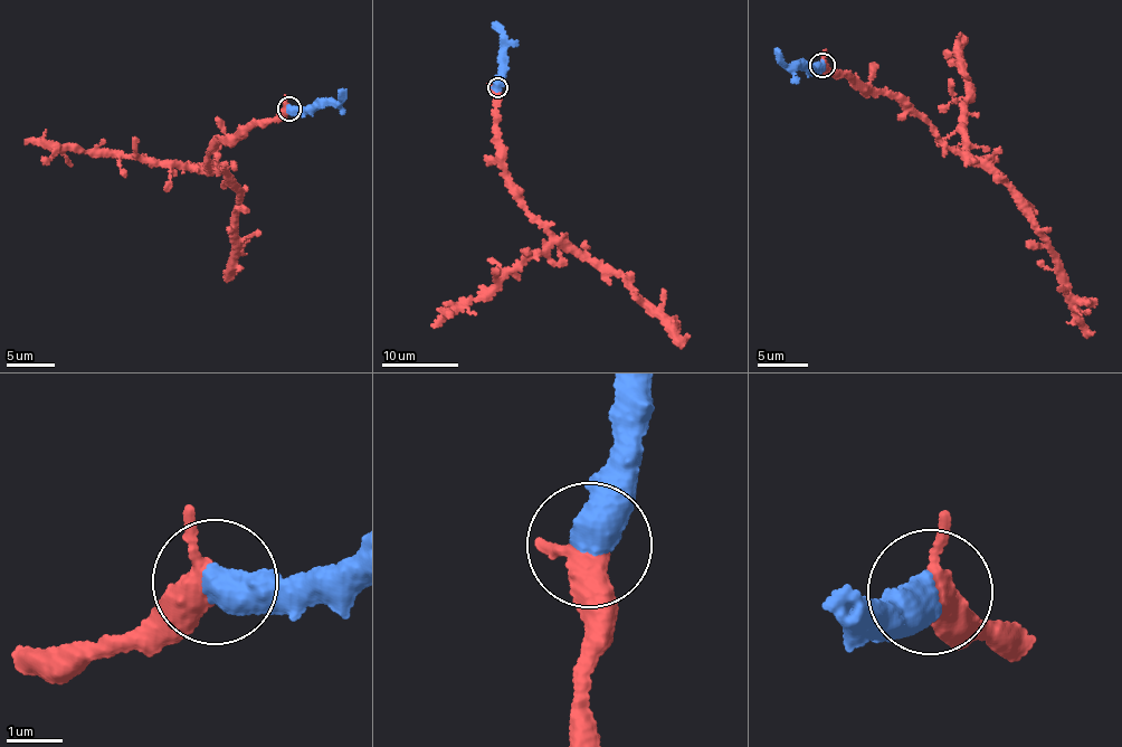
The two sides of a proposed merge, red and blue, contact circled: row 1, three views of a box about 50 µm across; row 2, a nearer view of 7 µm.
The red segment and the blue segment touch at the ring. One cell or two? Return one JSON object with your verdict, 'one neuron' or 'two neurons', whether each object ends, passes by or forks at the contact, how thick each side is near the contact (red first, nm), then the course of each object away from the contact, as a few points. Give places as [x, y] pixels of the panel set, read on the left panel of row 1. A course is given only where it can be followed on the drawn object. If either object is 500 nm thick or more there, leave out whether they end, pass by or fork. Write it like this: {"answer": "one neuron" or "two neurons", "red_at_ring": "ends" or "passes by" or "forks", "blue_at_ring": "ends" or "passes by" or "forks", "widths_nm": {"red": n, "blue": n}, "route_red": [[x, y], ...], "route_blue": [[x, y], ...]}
{"answer": "one neuron", "widths_nm": {"red": 400, "blue": 600}, "route_red": [[289, 109], [218, 141], [207, 158], [206, 164], [225, 175], [237, 192], [230, 270], [239, 267]], "route_blue": [[289, 109], [334, 104], [341, 98], [340, 91]]}

